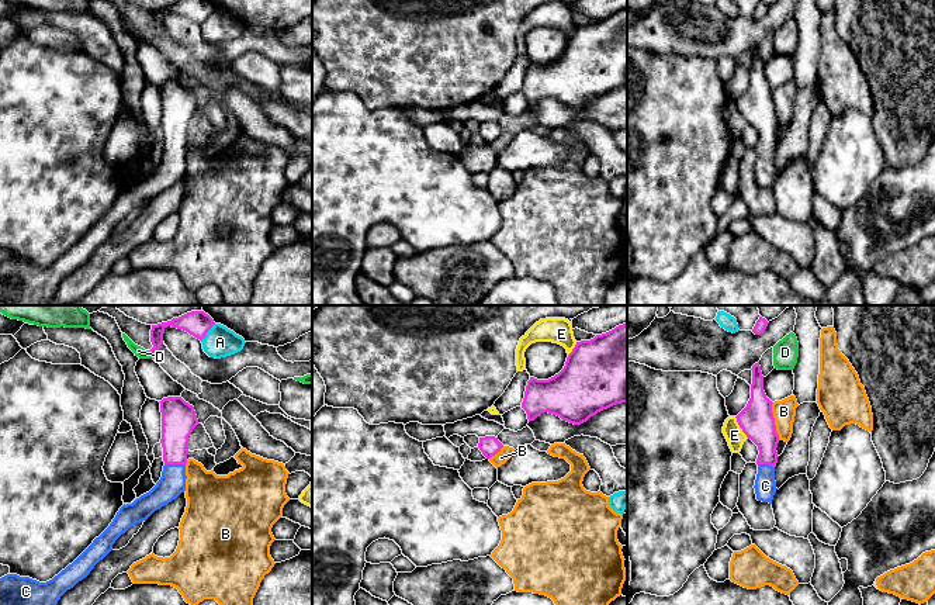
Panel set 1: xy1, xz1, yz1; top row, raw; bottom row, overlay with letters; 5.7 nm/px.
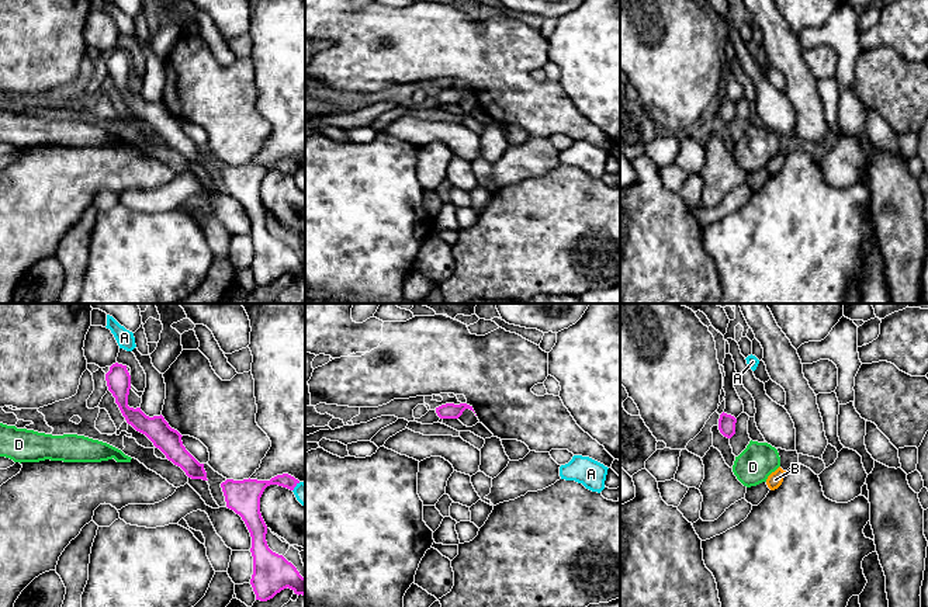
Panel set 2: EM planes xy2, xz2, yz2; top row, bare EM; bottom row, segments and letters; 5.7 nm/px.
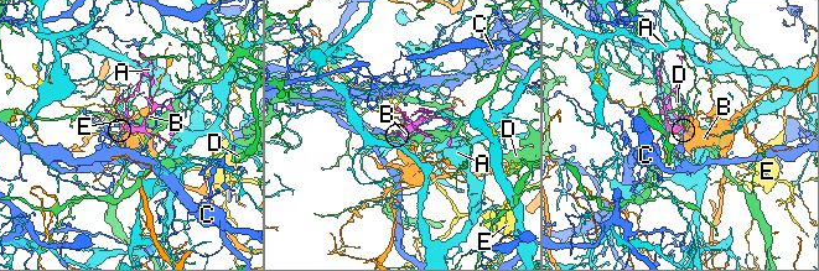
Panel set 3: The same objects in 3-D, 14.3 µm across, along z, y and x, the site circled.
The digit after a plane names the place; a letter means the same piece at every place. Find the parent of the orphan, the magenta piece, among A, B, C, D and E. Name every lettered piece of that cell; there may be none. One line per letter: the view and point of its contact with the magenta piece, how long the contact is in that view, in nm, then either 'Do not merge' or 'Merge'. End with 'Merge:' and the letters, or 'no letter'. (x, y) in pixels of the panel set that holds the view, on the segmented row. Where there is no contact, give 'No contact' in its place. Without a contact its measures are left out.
A: Touches magenta at xy1 (207, 331). Shared border 130 nm. Do not merge
B: Touches magenta at yz1 (774, 421). Shared border 220 nm. Do not merge
C: Touches magenta at xy1 (175, 463). Shared border 120 nm. Merge
D: Touches magenta at xy1 (149, 353). Shared border 60 nm. Do not merge
E: Touches magenta at yz1 (740, 427). Shared border 150 nm. Do not merge
Merge: C

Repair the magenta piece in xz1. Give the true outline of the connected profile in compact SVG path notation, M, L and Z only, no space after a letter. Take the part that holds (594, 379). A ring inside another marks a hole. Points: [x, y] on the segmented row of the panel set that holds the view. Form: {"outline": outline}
{"outline": "M627 322L591 340L576 342L564 369L554 377L548 380L530 377L522 408L529 422L548 412L581 425L598 412L621 402L627 402Z"}

